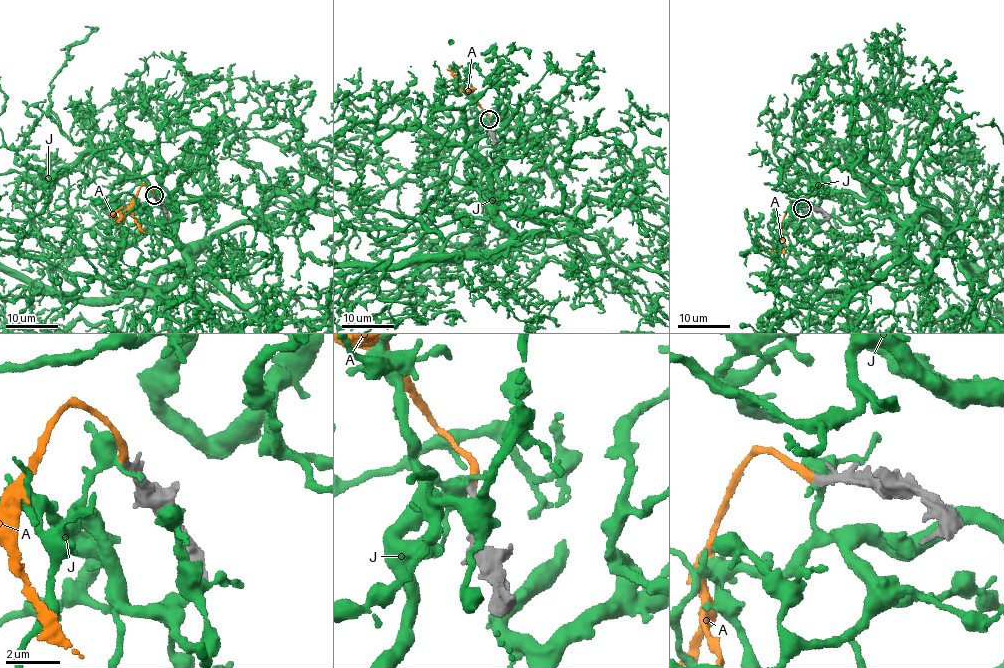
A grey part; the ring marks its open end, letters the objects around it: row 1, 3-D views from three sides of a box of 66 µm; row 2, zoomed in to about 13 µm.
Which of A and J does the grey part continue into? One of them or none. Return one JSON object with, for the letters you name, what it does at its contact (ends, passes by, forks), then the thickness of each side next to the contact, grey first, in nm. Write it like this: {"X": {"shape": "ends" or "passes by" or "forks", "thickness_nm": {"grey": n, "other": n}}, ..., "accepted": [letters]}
{"A": {"shape": "ends", "thickness_nm": {"grey": 320, "other": 360}}, "accepted": ["A"]}

